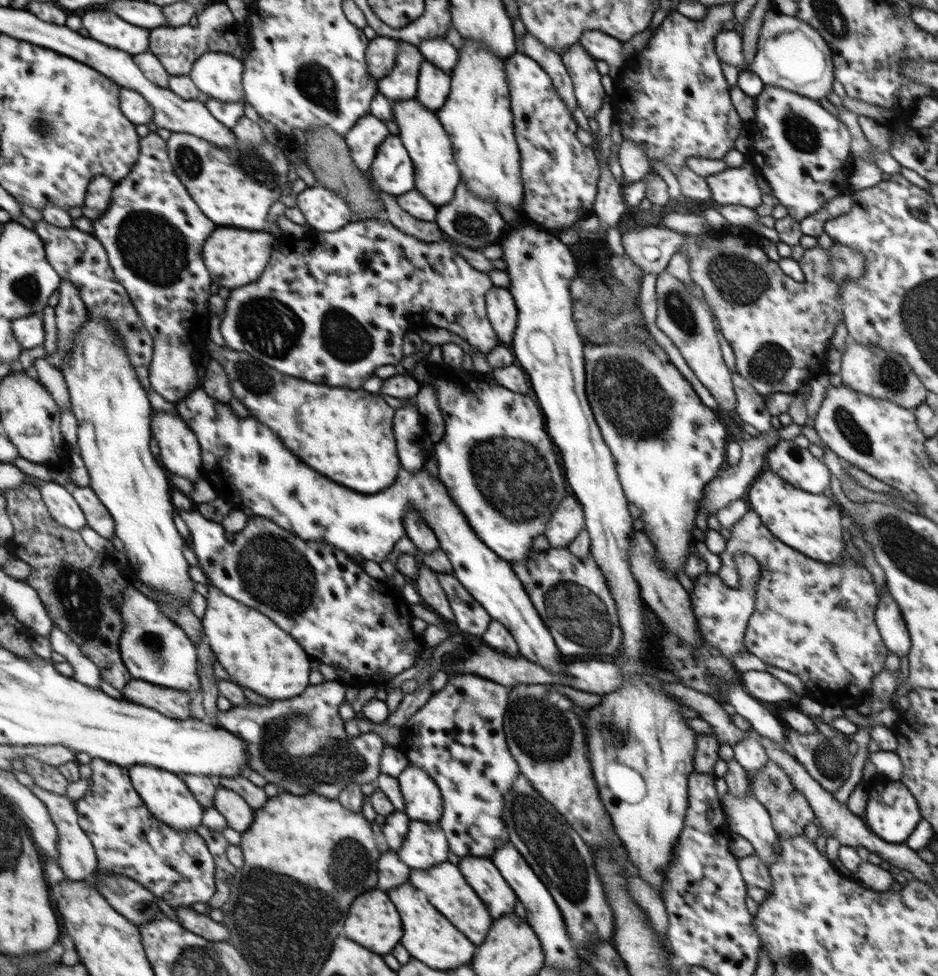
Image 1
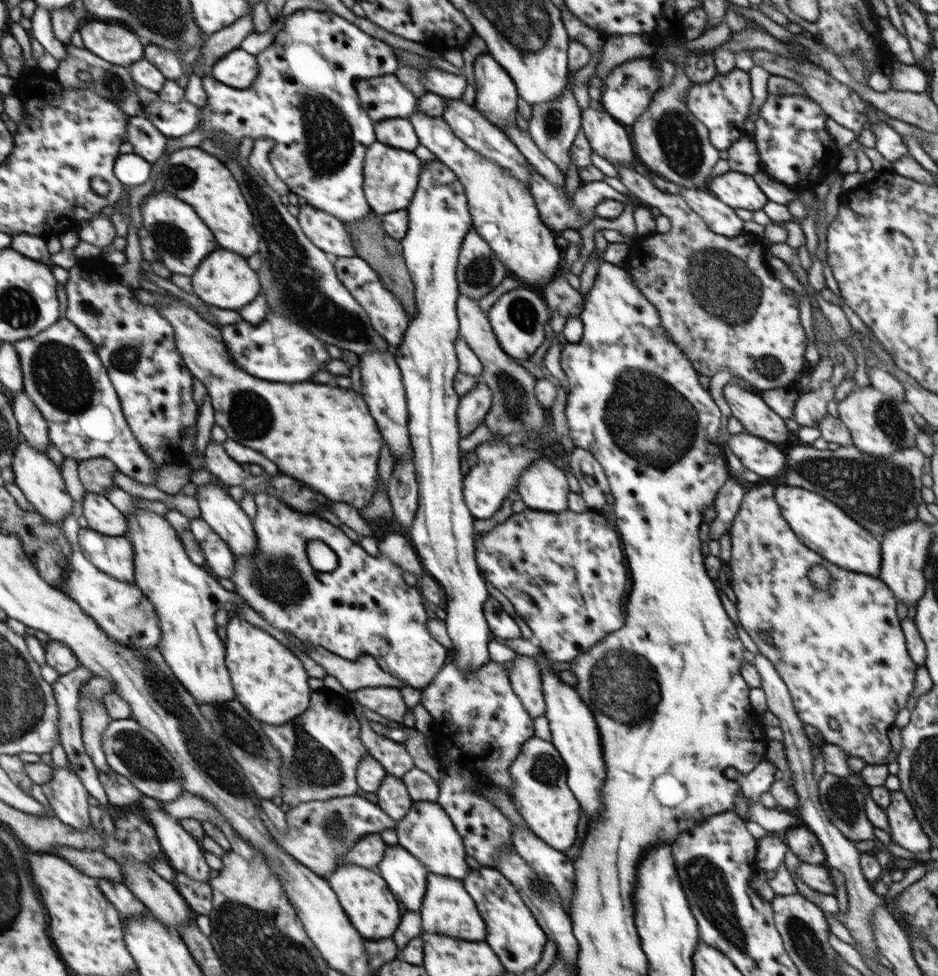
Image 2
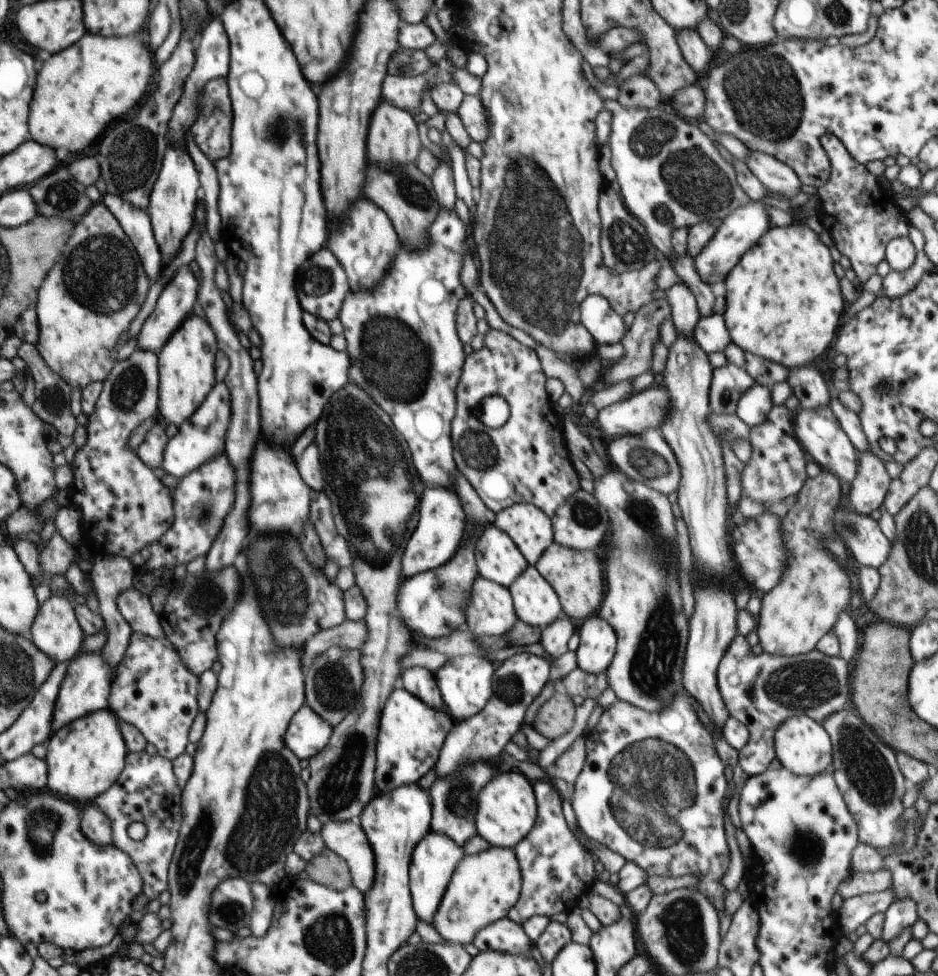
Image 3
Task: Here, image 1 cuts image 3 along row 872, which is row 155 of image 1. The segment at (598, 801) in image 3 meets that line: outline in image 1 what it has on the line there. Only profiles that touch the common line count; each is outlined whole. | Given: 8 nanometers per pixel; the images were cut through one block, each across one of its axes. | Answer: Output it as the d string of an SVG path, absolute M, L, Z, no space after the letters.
M732 5L707 7L703 19L690 19L676 10L669 12L644 49L634 52L619 67L619 73L613 79L614 91L607 94L606 100L613 105L613 118L620 126L624 140L630 140L644 150L649 172L656 173L655 162L662 162L672 174L678 174L686 168L688 157L722 160L735 148L735 141L742 130L742 119L732 104L731 87L721 69L721 60L715 53L715 36L724 30L724 22L734 18Z

